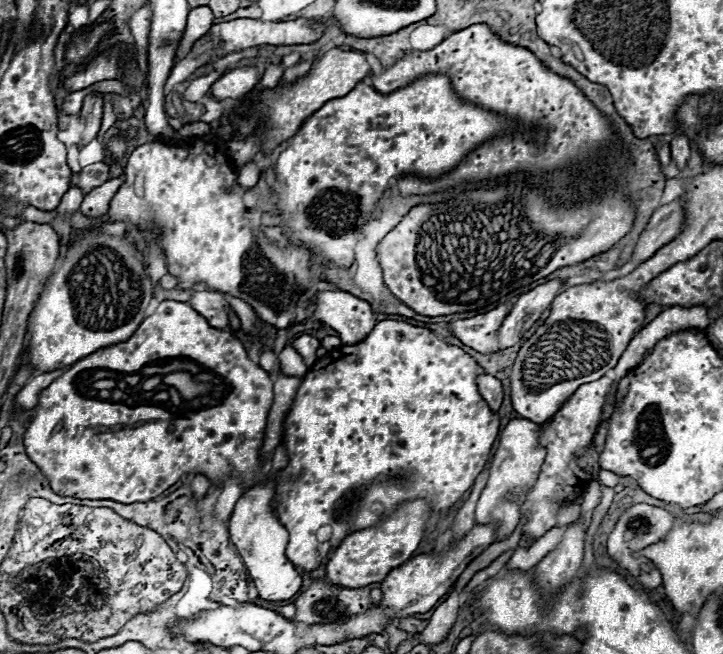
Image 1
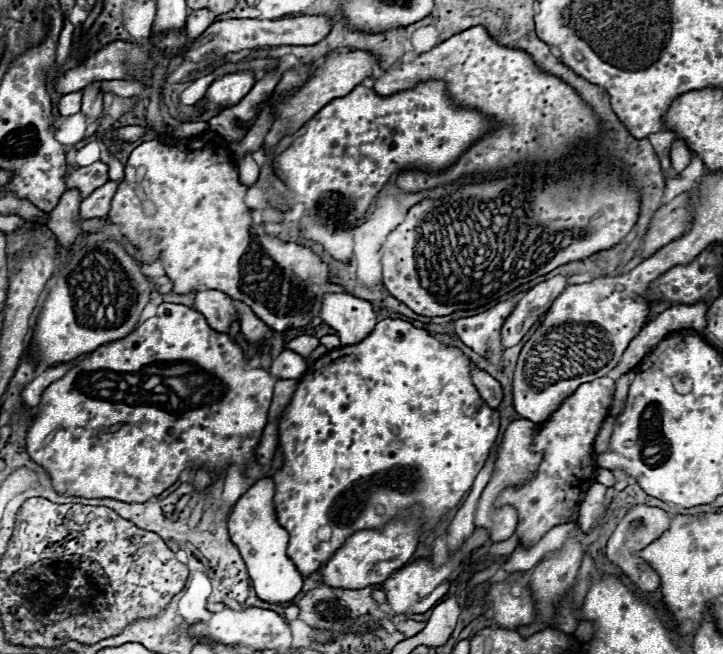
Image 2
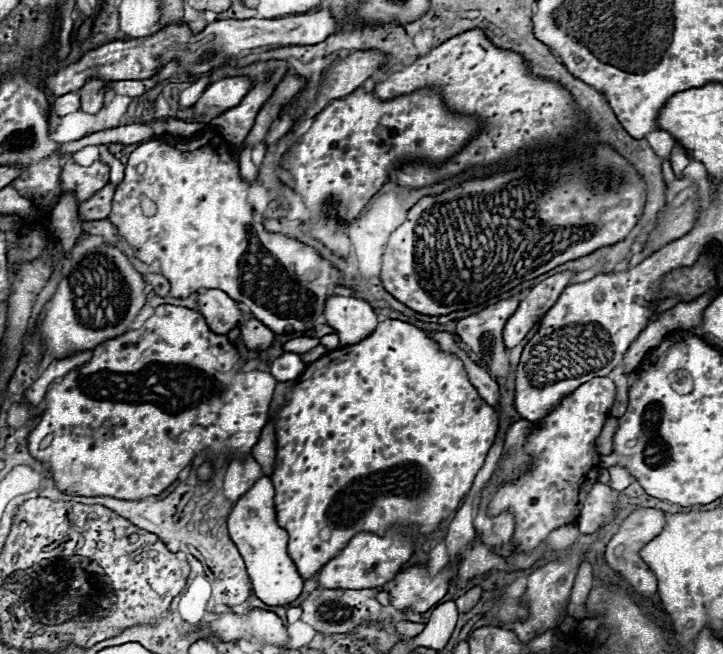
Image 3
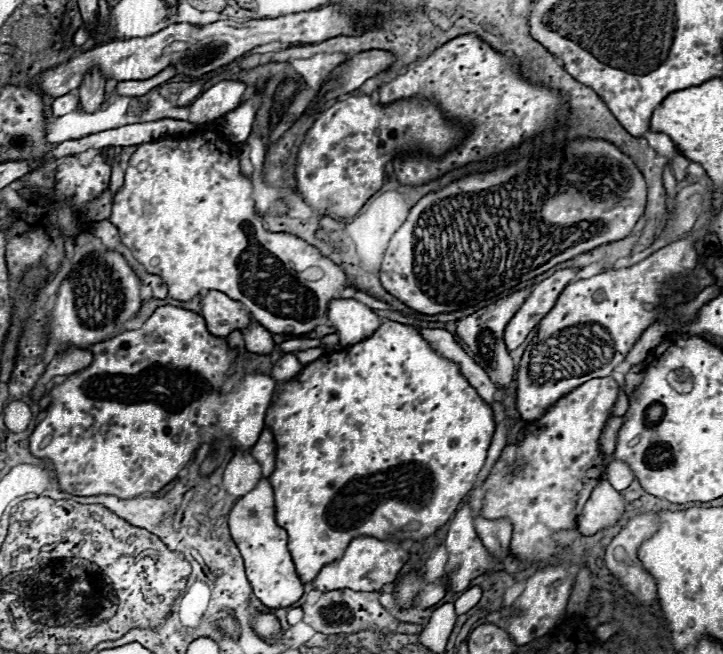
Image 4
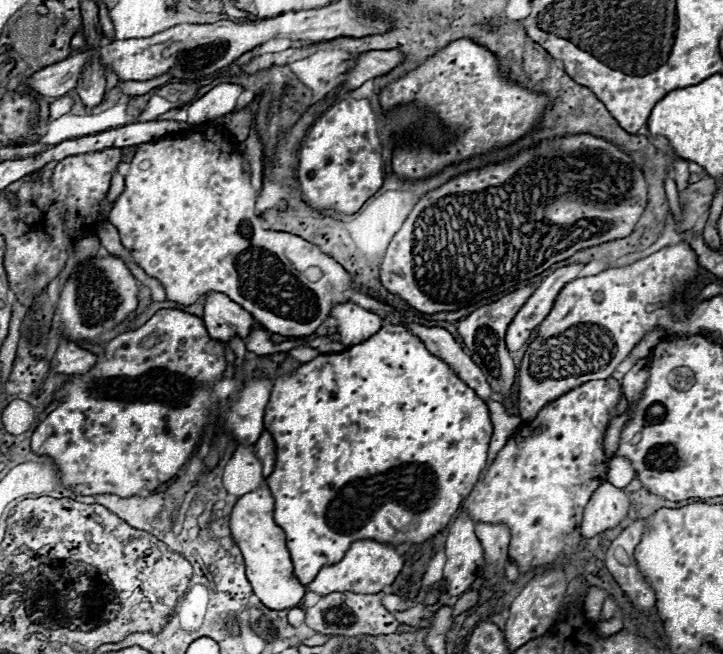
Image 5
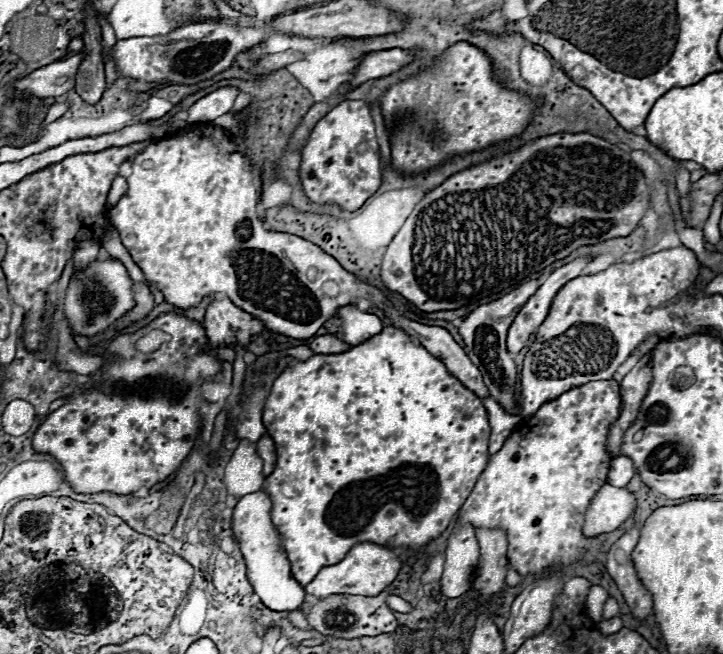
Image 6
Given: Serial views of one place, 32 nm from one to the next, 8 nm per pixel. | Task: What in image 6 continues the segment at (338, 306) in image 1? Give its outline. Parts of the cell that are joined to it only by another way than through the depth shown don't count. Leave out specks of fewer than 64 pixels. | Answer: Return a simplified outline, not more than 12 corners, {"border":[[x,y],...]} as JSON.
{"border":[[354,304],[340,306],[342,342],[360,344],[384,322]]}

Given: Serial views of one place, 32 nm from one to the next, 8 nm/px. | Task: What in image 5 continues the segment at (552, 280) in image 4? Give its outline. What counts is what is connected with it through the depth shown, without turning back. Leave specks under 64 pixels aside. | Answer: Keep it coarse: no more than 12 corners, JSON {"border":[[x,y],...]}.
{"border":[[580,264],[550,274],[508,326],[506,346],[518,350],[548,316]]}

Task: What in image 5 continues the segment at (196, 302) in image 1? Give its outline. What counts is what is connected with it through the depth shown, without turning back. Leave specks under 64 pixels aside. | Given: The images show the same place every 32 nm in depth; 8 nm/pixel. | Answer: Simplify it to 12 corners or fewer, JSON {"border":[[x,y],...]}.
{"border":[[220,292],[206,296],[202,318],[214,340],[246,338],[260,326]]}

